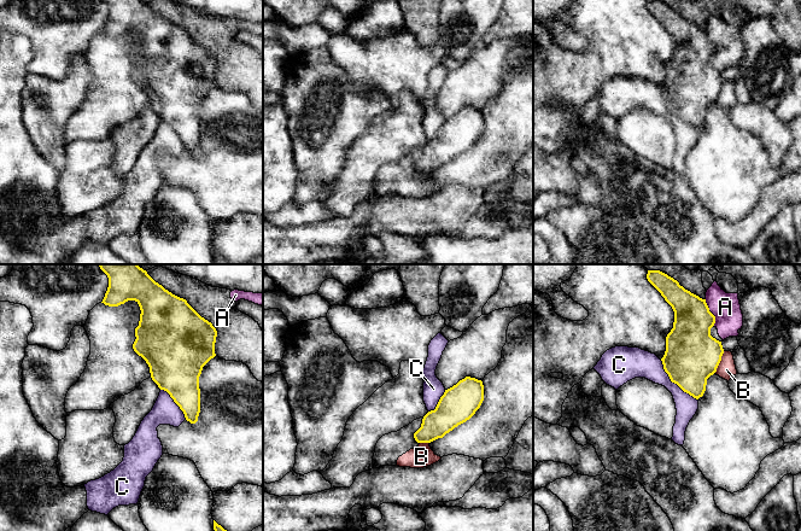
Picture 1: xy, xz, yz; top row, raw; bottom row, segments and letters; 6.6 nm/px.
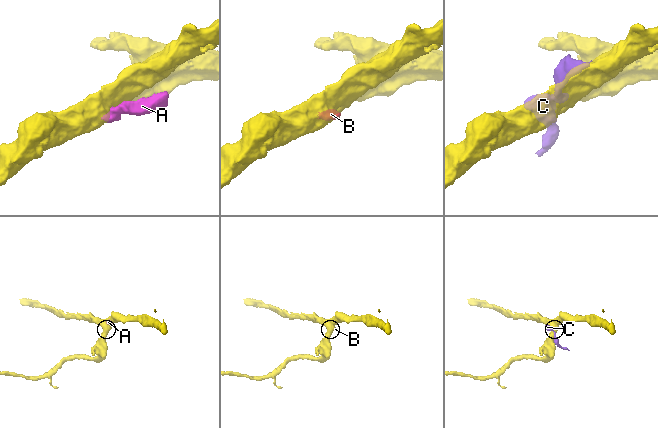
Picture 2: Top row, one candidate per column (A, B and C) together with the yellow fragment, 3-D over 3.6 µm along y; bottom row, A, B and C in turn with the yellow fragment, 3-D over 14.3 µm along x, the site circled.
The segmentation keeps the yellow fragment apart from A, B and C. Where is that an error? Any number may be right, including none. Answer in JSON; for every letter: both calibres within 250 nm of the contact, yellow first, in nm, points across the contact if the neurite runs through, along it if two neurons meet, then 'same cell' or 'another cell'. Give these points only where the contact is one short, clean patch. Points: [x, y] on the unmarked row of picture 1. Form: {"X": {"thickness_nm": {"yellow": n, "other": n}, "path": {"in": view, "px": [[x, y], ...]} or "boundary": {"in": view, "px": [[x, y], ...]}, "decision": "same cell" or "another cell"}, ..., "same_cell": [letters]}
{"A": {"thickness_nm": {"yellow": 300, "other": 190}, "boundary": {"in": "yz", "px": [[705, 29], [708, 40], [714, 46], [714, 54]]}, "decision": "another cell"}, "B": {"thickness_nm": {"yellow": 360, "other": 120}, "boundary": {"in": "yz", "px": [[724, 81], [714, 101]]}, "decision": "another cell"}, "C": {"thickness_nm": {"yellow": 360, "other": 190}, "decision": "another cell"}, "same_cell": []}

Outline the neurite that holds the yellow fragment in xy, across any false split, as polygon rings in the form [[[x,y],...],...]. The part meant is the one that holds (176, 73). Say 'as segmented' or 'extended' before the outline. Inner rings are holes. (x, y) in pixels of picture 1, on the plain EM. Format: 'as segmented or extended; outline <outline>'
as segmented; outline [[[103,0],[109,7],[109,17],[101,33],[118,36],[135,30],[141,40],[135,58],[134,81],[150,97],[152,110],[166,121],[183,141],[191,153],[198,151],[200,142],[199,106],[203,97],[216,86],[217,60],[201,47],[186,29],[180,28],[156,12],[146,0]]]

